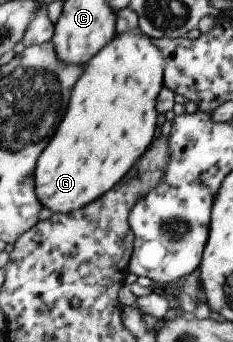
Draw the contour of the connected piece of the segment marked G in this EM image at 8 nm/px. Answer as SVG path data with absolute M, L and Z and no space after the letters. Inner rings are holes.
M137 29L134 31L127 31L127 33L121 33L121 35L115 34L114 37L105 43L97 53L89 59L83 67L83 71L81 71L81 77L77 79L77 83L73 85L73 89L71 89L71 97L69 97L69 105L67 105L67 113L65 113L65 117L61 119L61 123L59 123L59 127L55 129L55 133L53 133L53 137L49 139L49 143L43 151L41 151L41 155L39 155L37 159L37 163L35 163L35 169L33 169L33 181L35 181L35 197L37 197L37 201L41 201L41 205L43 207L49 209L51 213L71 213L75 209L79 209L79 207L84 207L91 203L91 201L95 201L106 193L109 189L112 189L119 180L131 169L133 163L136 163L141 155L148 149L150 145L153 134L156 128L156 113L155 113L155 101L157 99L157 95L159 91L161 91L161 87L163 86L163 67L164 67L164 58L161 56L161 51L155 47L155 41L152 38L146 37L142 35Z

